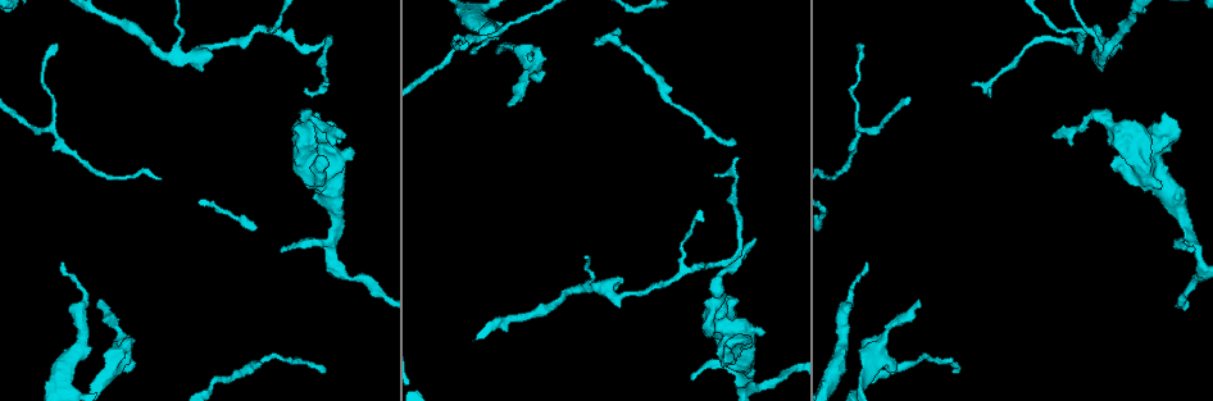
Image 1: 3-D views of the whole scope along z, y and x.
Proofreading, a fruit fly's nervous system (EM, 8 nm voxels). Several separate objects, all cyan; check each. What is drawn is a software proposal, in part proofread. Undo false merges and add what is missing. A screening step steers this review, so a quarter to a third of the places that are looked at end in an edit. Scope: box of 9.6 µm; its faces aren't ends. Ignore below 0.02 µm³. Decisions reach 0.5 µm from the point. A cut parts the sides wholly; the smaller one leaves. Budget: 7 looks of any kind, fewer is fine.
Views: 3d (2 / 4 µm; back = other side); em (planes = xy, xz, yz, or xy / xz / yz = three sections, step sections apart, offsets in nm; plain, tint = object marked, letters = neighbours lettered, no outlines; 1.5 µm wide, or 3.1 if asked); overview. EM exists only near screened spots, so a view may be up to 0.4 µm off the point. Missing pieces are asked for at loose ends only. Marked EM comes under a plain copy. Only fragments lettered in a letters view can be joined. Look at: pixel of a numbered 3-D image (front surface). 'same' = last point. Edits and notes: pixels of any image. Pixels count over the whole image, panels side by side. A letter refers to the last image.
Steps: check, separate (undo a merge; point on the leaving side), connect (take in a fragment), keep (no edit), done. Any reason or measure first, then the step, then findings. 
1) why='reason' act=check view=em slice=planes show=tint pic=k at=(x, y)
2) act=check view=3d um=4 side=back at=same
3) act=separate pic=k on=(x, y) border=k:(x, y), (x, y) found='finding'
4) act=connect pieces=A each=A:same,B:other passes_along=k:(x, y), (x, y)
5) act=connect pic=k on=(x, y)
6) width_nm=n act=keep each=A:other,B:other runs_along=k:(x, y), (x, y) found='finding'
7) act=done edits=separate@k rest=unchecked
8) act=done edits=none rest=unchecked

why='an open end' act=check view=em slice=yz step=4 show=letters pic=1 at=(860, 45)

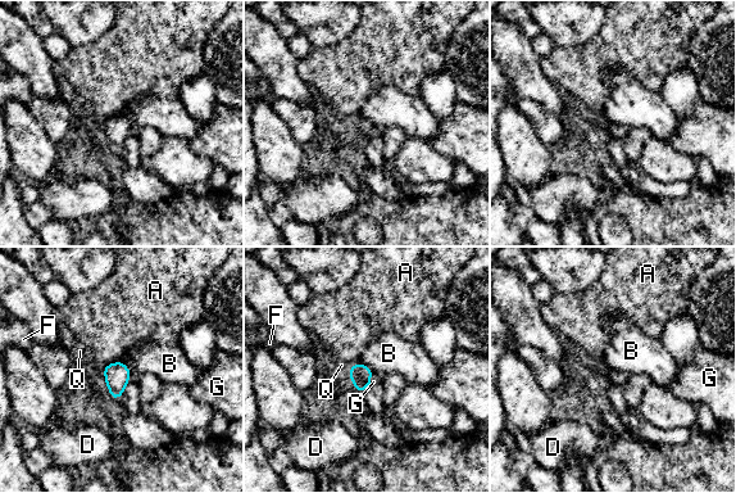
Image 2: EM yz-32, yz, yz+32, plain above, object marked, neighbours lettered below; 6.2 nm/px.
why='cut it another way' act=check view=em slice=planes show=letters at=same

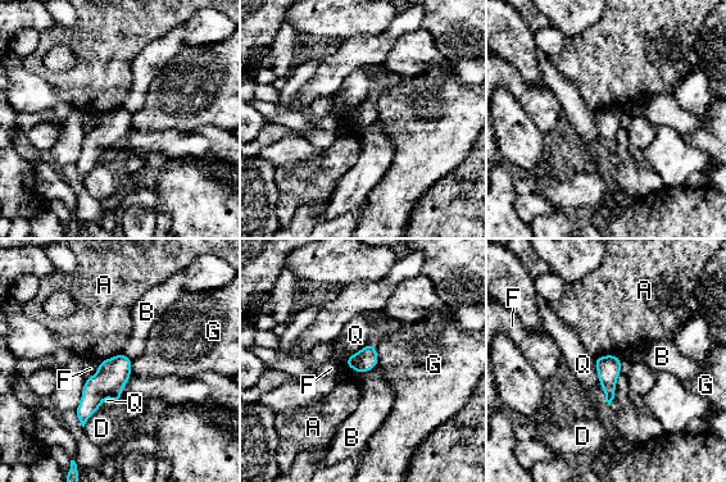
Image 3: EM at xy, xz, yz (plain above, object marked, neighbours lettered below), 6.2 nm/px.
act=keep each=A:other,B:other,D:other,F:other,G:other,Q:other border=3:(121, 351), (99, 362) found='none of them fits'

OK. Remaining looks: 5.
why='an open end' act=check view=em slice=planes show=letters pic=1 at=(99, 299)

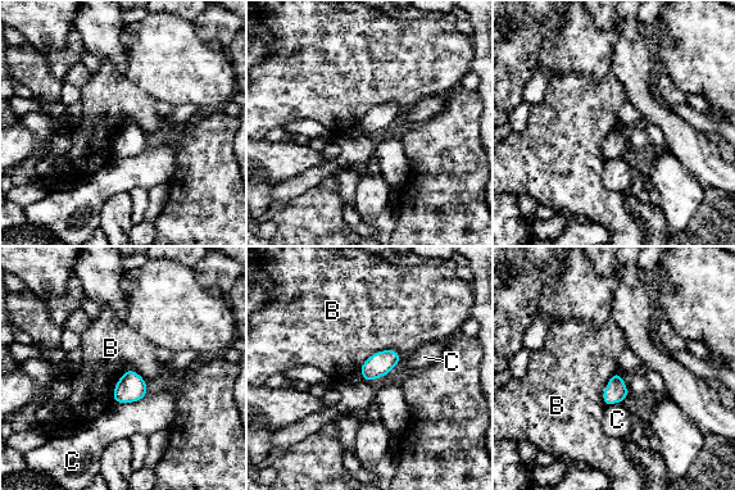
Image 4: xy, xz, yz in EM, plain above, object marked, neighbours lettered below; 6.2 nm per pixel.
longest_contact=B:260nm act=keep each=B:other,C:other border=4:(146, 381), (127, 370), (112, 402) found='no lettered fragment goes on from it'

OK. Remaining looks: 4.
why='tapers out' act=check view=3d um=4 pic=1 at=(955, 371)

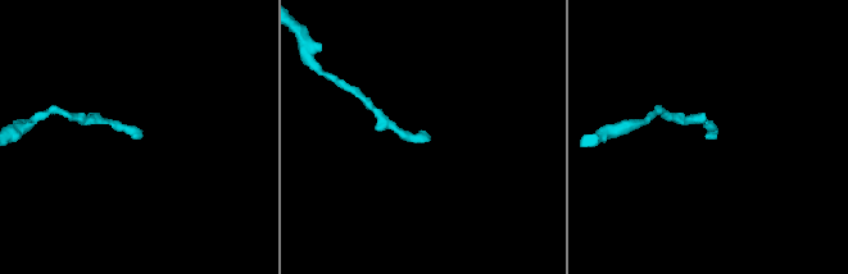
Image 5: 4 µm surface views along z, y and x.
act=check view=em slice=planes show=letters pic=5 at=(713, 138)

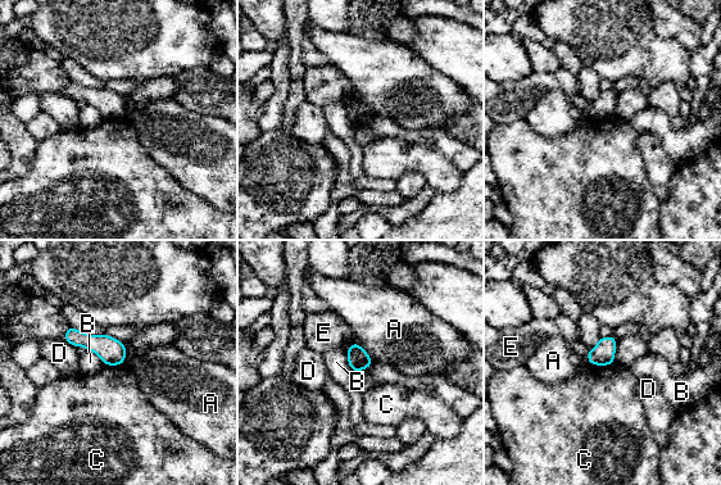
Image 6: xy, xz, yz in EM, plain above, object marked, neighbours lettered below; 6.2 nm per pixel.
width_nm=140 longest_contact=A:180nm act=keep each=A:other,B:other,C:other,D:other,E:other found='none of them fits'

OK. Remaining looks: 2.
act=done edits=none rest=unchecked

